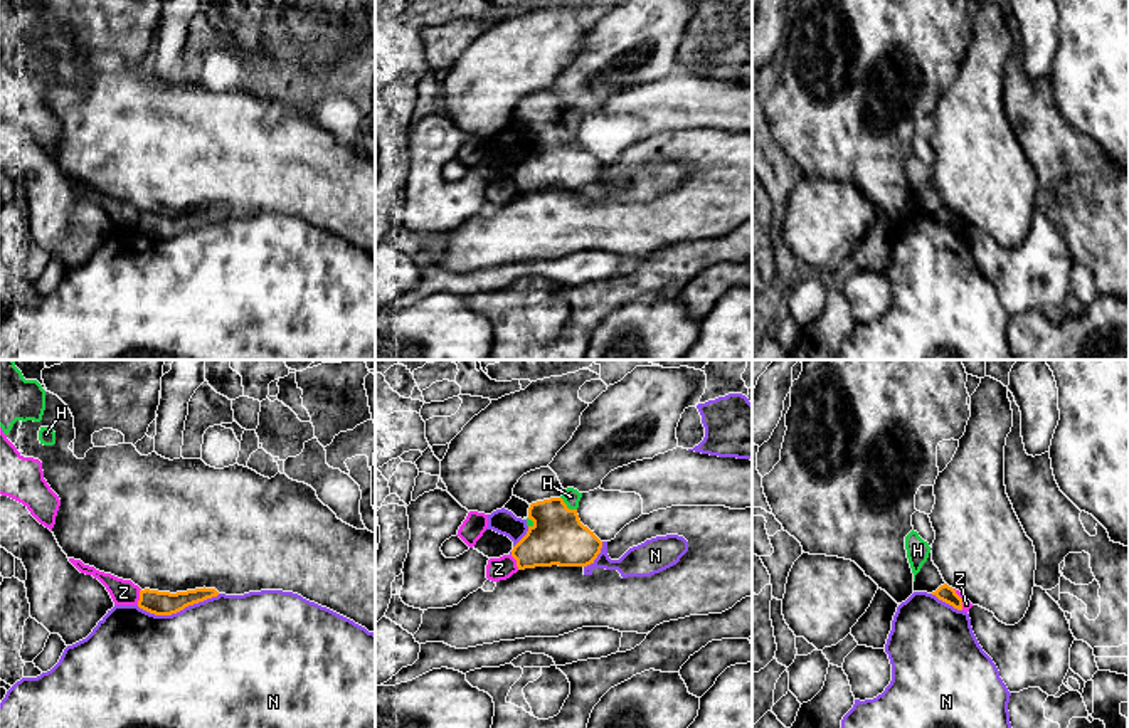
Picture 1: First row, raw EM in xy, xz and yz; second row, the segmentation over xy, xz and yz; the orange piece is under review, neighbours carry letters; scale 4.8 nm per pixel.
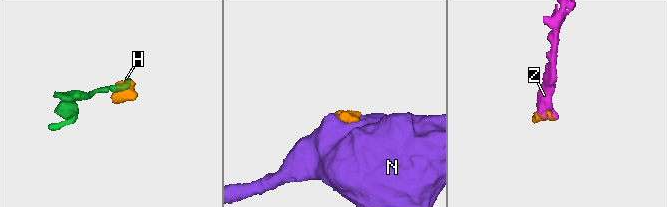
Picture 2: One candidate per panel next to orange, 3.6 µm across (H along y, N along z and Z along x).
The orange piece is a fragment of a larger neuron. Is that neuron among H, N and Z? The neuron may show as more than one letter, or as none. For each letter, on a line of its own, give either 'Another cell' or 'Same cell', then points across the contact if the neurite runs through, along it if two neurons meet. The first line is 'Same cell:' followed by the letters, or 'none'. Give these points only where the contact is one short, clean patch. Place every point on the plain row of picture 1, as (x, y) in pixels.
Same cell: none
H: Another cell. Boundary: xz (561, 120), (569, 131), (576, 133)
N: Another cell
Z: Another cell. Boundary: xy (140, 212), (137, 227)

